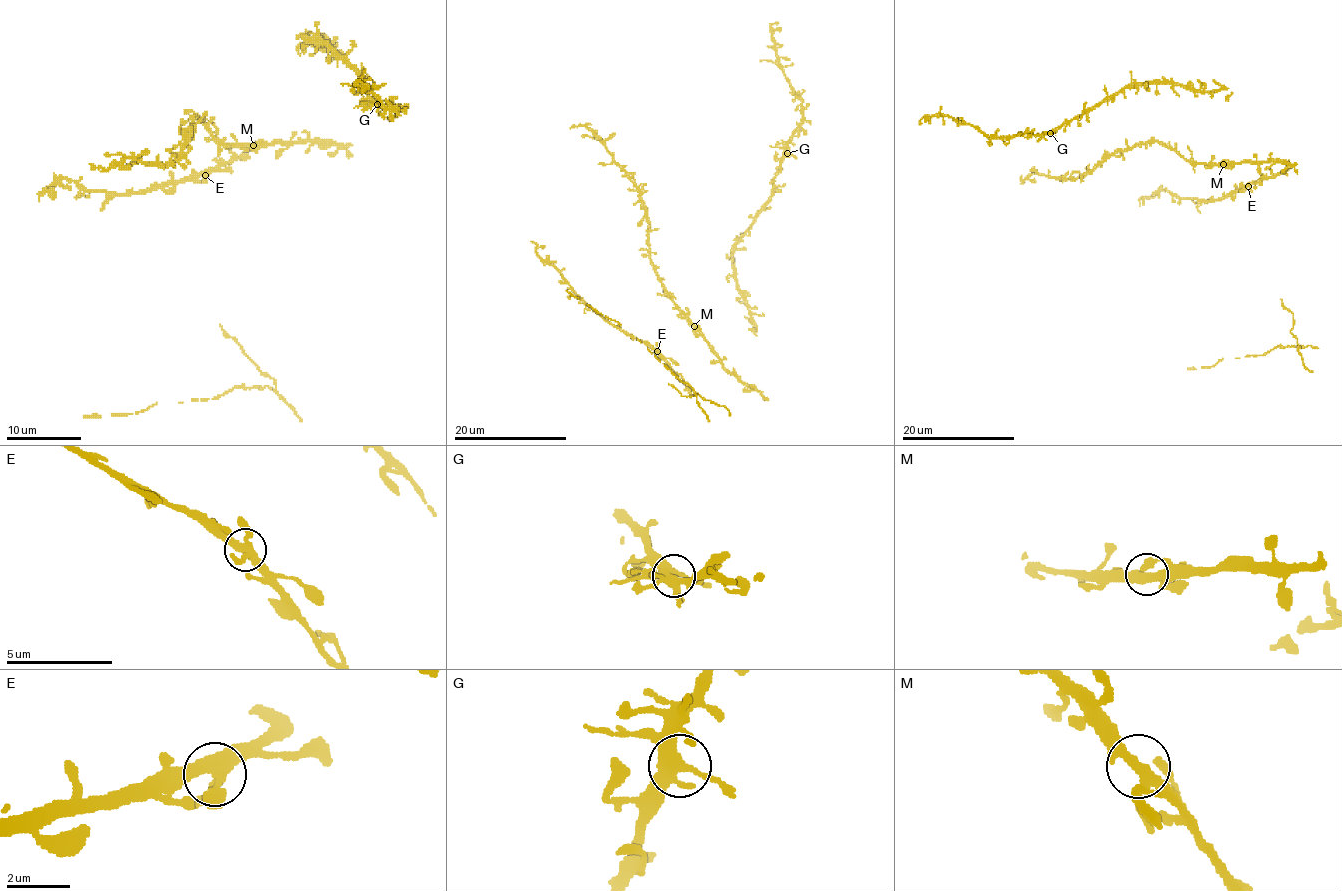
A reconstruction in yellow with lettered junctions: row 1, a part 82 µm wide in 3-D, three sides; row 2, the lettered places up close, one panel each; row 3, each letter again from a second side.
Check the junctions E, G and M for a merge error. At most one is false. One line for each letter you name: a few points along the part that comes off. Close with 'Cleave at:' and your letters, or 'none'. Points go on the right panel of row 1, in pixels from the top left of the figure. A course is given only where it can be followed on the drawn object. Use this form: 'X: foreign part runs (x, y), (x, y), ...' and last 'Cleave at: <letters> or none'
Cleave at: none

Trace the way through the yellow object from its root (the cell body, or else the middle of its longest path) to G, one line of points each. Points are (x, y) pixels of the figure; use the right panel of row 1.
G: (1228, 101), (1231, 94), (1228, 88), (1194, 91), (1175, 84), (1133, 82), (1050, 133)

